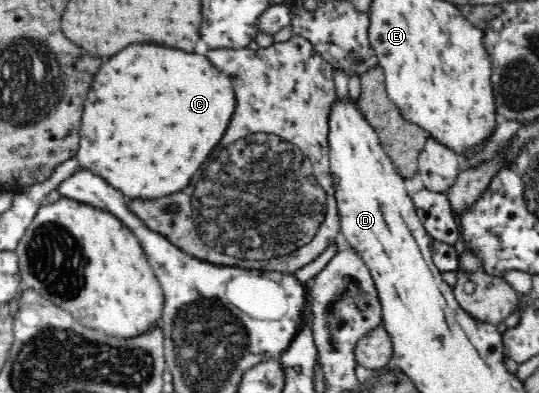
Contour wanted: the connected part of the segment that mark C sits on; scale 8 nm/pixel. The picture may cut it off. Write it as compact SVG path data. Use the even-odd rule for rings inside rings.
M130 44L106 60L84 100L81 140L75 155L79 166L101 176L124 196L166 196L188 186L192 174L224 136L236 108L233 84L202 54L160 44Z

